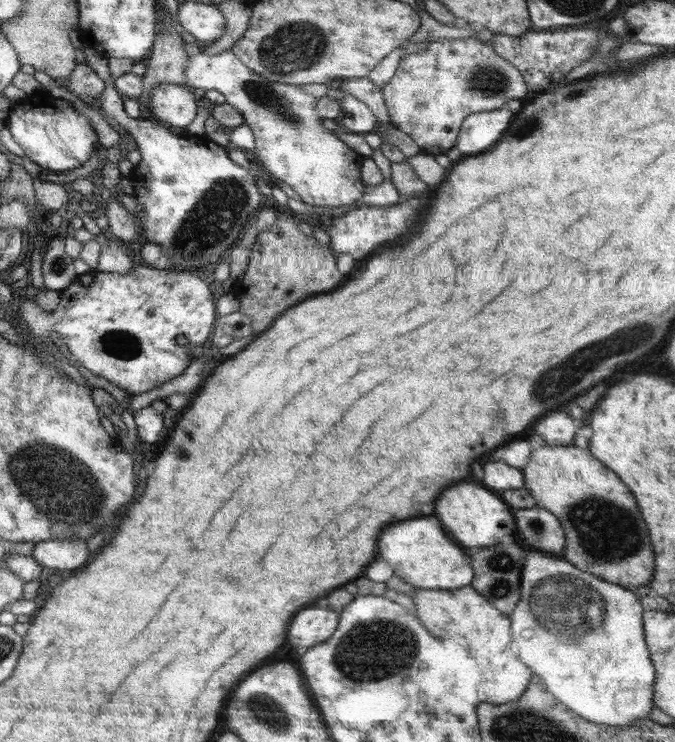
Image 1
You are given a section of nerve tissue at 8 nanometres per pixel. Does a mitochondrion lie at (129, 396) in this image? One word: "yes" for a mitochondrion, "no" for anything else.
no

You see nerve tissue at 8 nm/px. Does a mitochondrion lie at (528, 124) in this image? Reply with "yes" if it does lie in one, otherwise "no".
yes

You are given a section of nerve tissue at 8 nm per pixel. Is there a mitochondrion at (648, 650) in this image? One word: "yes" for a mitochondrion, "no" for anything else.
no

